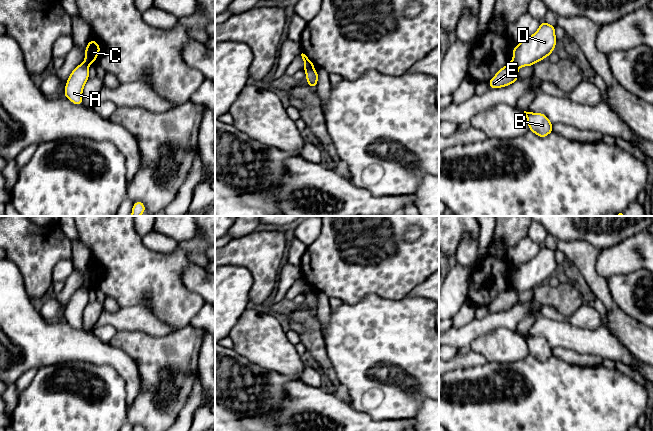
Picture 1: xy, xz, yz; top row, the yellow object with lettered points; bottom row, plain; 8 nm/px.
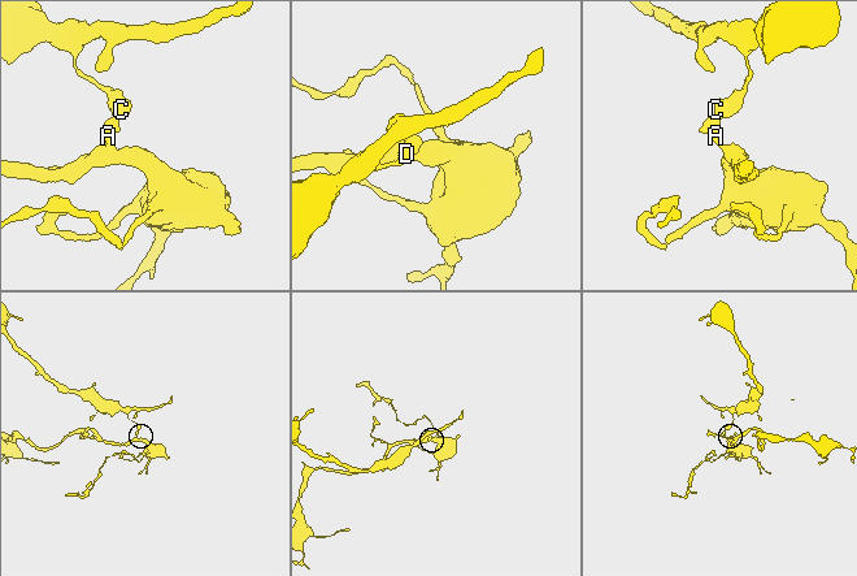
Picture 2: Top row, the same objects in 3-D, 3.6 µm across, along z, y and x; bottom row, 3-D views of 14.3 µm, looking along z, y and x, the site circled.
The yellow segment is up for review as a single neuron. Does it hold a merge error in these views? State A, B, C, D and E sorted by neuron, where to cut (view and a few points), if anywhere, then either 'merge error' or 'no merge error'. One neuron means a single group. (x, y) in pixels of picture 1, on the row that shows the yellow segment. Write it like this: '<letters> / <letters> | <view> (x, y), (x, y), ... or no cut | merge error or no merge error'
A B E / C D | xz (312, 66), (306, 72) | merge error

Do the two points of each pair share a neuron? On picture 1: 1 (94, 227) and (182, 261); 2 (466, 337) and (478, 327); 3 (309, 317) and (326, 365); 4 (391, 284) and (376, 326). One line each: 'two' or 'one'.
1: one
2: one
3: one
4: two

